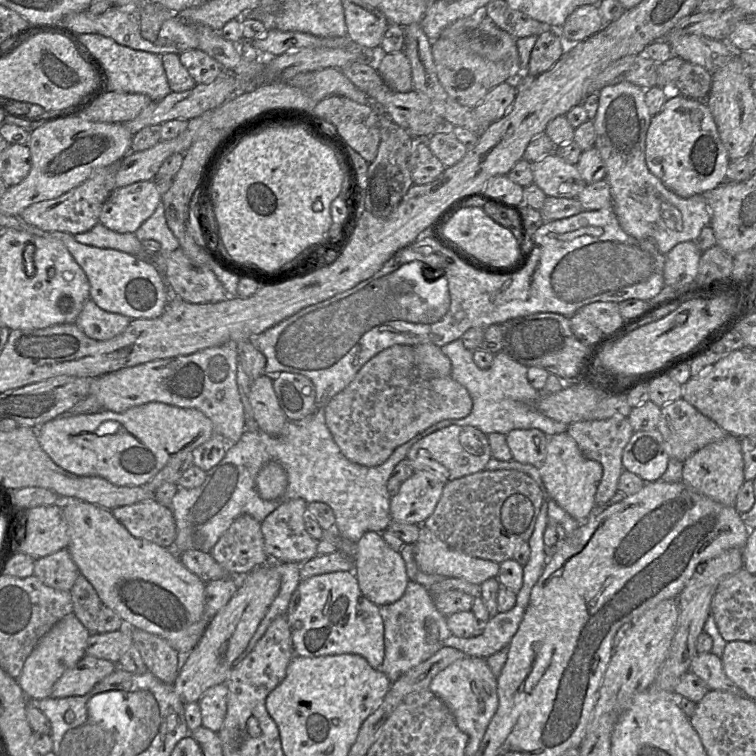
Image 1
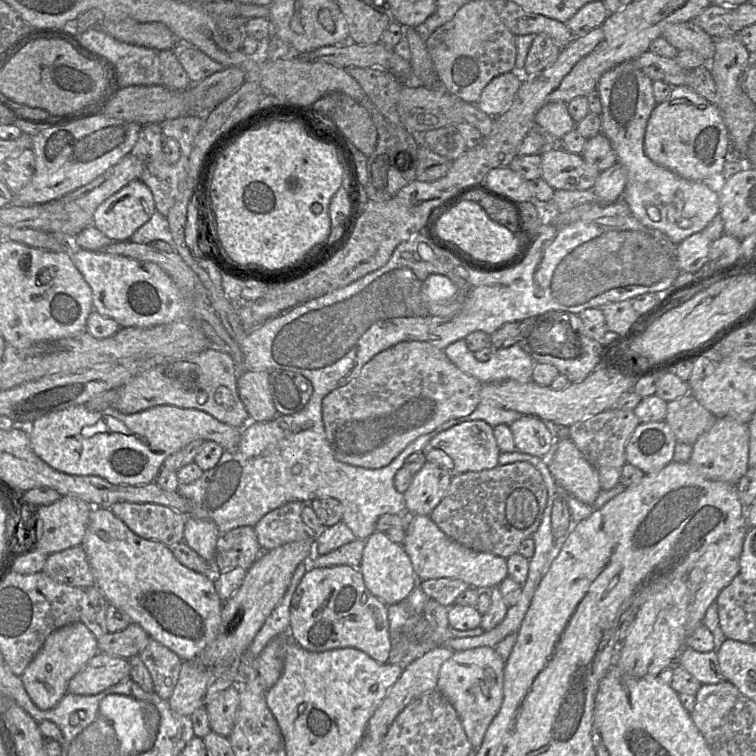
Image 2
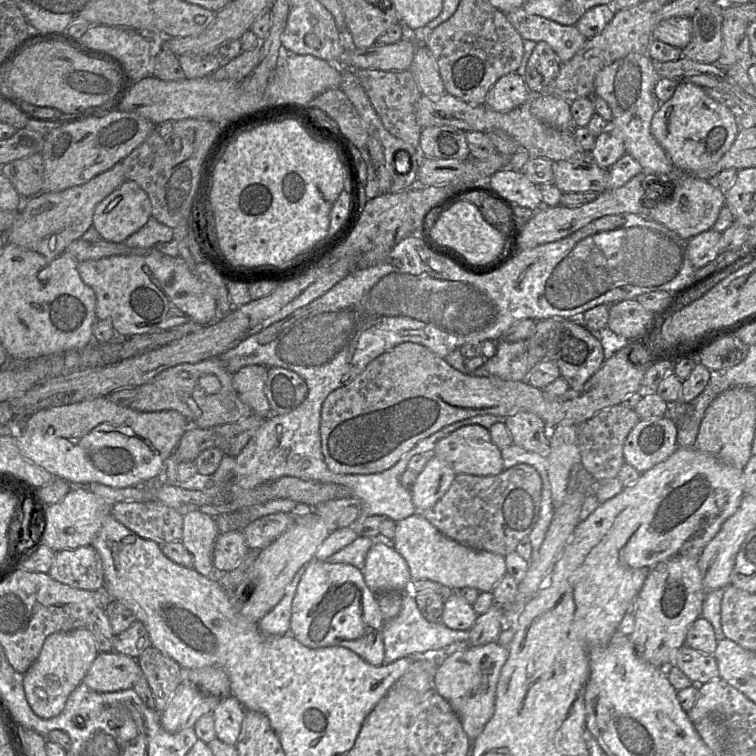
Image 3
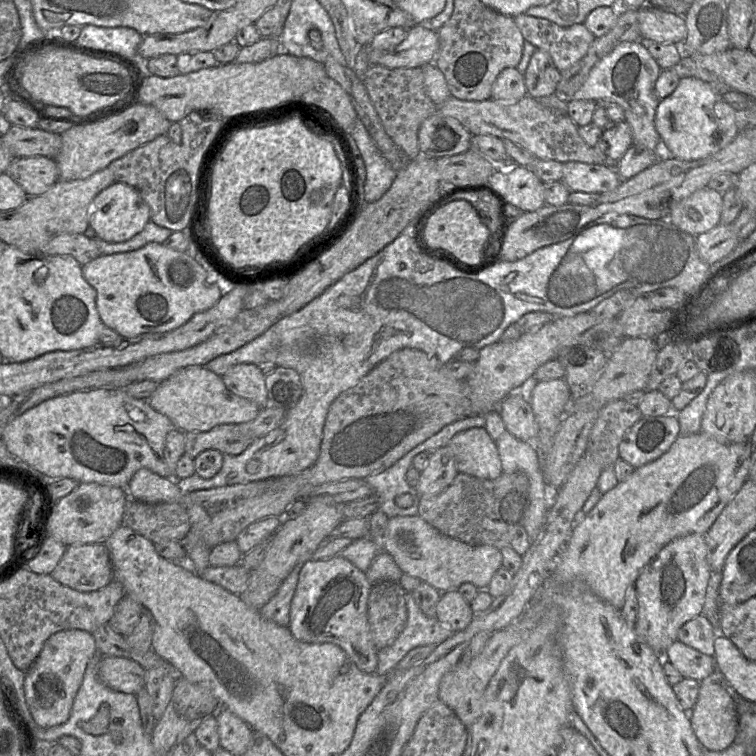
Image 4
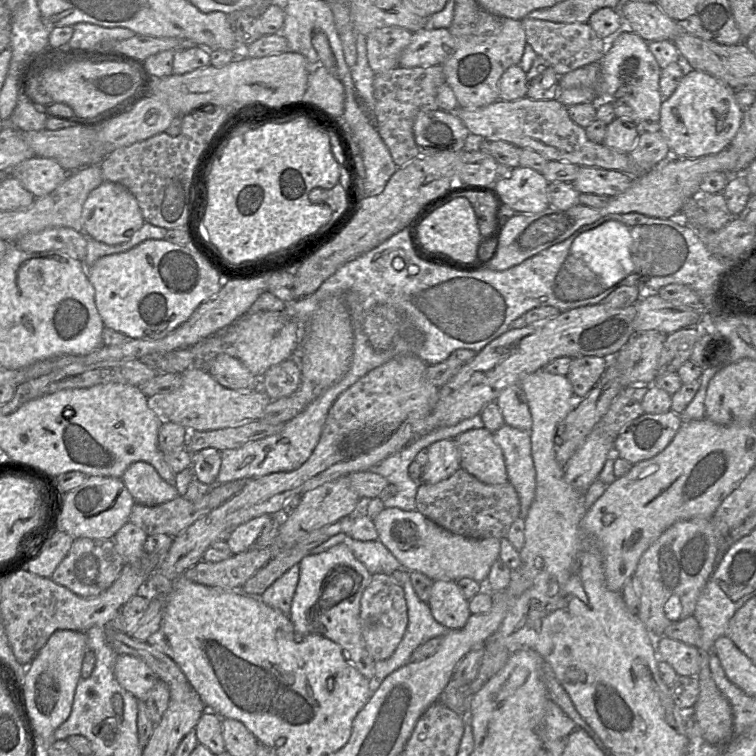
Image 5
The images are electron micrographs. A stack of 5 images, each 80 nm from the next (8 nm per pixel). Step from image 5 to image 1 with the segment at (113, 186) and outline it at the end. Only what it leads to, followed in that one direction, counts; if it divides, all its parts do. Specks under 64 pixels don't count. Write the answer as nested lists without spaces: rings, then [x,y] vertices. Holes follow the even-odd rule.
[[[154,180],[116,188],[102,206],[99,223],[117,233],[134,233],[152,215],[161,198]]]

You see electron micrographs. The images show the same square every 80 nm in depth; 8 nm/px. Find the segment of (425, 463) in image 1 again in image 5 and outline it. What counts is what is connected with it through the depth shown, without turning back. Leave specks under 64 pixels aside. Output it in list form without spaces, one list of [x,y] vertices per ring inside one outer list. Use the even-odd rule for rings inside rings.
[[[486,428],[471,429],[455,439],[460,452],[460,467],[484,484],[508,482],[504,456],[493,434]]]

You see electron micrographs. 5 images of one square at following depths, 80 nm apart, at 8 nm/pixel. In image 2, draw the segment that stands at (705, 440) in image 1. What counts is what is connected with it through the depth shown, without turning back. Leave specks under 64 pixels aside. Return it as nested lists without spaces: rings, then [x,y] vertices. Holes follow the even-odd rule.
[[[688,393],[667,402],[664,421],[678,442],[693,445],[701,434],[712,427],[716,418]]]

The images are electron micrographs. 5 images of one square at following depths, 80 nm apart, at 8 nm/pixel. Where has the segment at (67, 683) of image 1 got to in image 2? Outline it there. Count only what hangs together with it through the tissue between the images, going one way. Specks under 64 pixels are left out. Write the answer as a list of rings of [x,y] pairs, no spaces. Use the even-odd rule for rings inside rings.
[[[99,652],[68,684],[67,693],[96,695],[130,678],[129,659]]]

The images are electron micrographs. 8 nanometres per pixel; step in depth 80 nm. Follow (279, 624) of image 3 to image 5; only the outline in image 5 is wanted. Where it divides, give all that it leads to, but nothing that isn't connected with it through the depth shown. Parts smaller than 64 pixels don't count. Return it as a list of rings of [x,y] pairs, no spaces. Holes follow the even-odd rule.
[[[299,564],[291,566],[262,594],[265,604],[290,616],[292,599],[299,580]]]

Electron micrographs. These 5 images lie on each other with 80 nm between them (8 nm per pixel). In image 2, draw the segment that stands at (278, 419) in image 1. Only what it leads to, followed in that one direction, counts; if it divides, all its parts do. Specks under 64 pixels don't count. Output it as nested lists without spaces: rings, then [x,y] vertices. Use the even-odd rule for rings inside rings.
[[[246,369],[237,377],[237,391],[249,413],[249,421],[270,421],[278,415],[269,390],[268,373]]]

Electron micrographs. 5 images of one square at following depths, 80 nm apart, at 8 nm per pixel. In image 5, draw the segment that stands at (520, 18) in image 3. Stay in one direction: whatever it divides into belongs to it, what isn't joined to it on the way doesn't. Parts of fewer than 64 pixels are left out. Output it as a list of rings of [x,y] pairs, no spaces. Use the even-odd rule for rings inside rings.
[[[525,17],[522,20],[526,42],[538,56],[547,60],[559,75],[566,74],[587,64],[600,62],[606,53],[606,41],[600,38],[587,23],[556,23]]]

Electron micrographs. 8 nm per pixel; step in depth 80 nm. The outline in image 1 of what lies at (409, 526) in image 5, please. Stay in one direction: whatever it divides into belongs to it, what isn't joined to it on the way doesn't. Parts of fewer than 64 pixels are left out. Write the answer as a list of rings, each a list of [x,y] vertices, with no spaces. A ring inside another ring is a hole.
[[[424,524],[420,525],[413,551],[419,569],[426,574],[462,578],[481,585],[487,579],[497,577],[500,570],[497,562],[476,558],[450,547]]]

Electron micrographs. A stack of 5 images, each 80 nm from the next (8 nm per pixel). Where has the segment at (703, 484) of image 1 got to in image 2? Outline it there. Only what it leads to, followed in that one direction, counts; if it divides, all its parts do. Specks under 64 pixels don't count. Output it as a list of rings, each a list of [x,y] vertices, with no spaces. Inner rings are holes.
[[[717,417],[712,427],[693,444],[689,462],[707,479],[736,485],[747,472],[750,433],[748,423]]]

